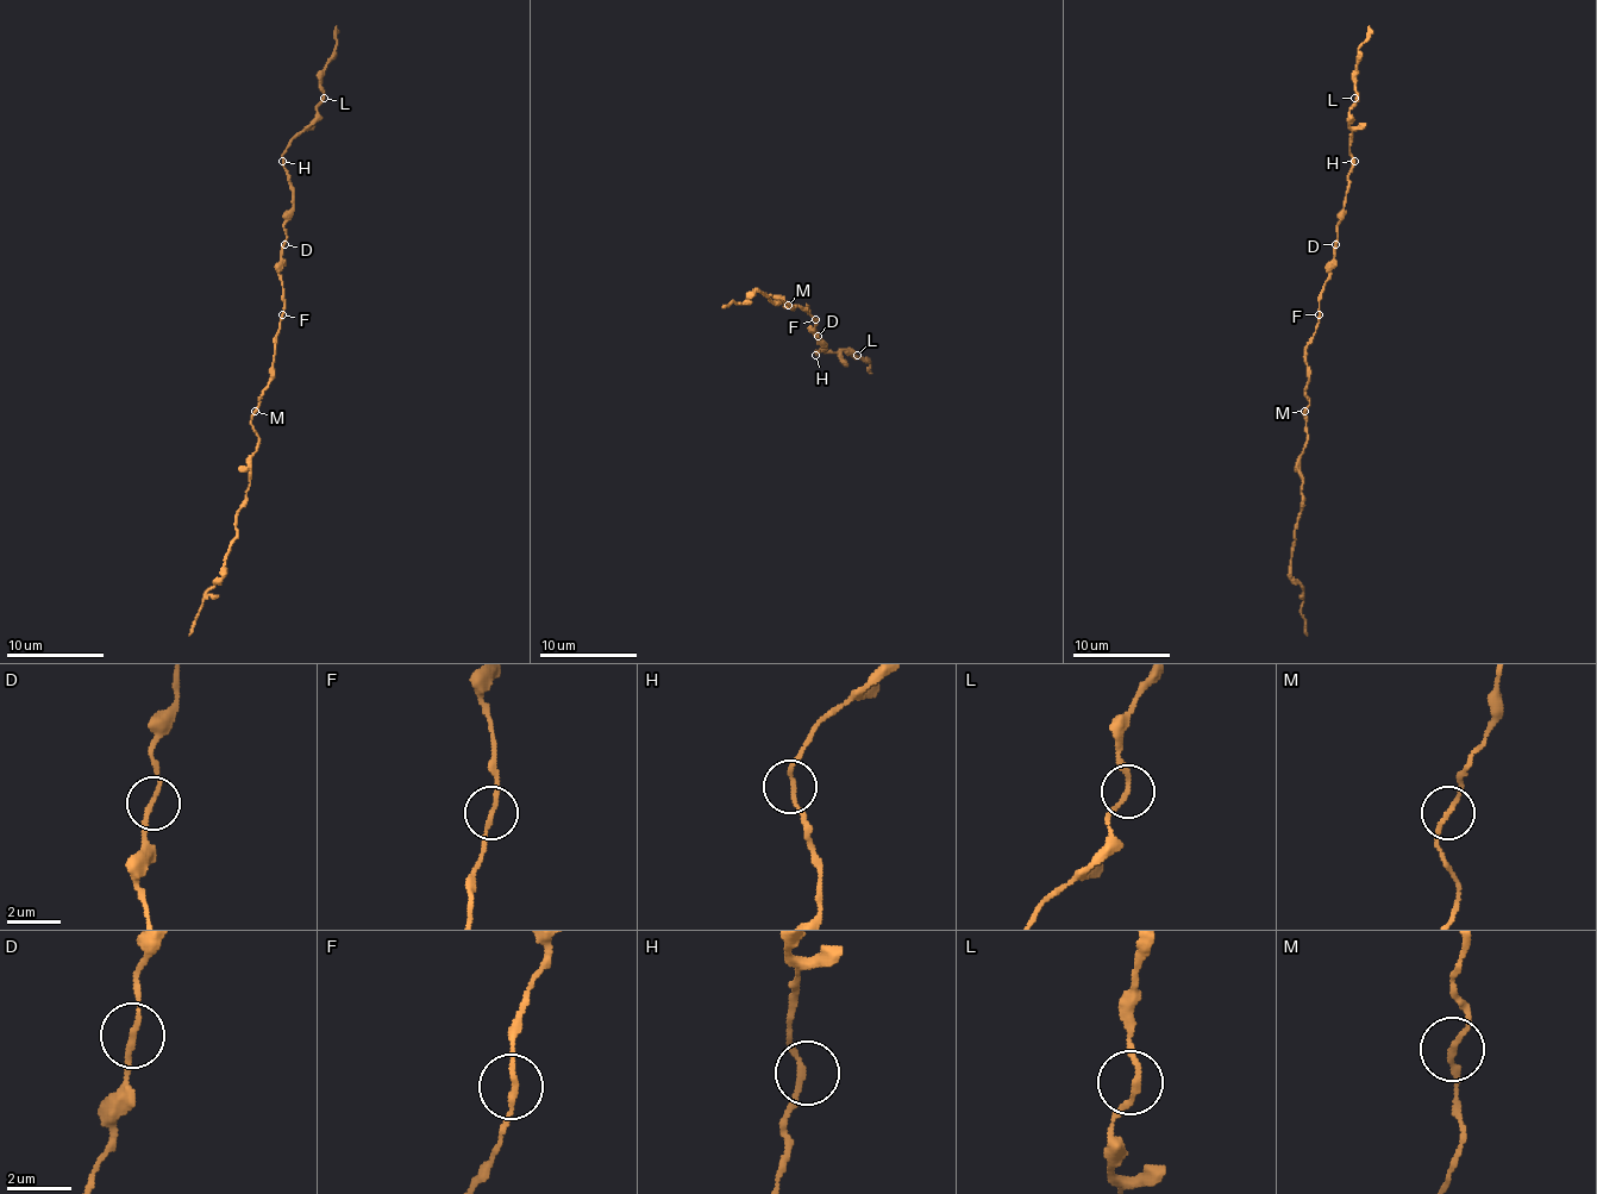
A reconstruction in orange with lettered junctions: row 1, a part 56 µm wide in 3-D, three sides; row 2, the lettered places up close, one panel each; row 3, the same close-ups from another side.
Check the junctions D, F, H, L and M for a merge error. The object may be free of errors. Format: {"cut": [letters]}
{"cut": []}

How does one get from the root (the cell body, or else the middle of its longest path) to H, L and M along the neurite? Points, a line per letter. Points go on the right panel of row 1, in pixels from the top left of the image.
H: (1314, 332), (1319, 322), (1319, 295), (1331, 273), (1347, 174), (1354, 161)
L: (1314, 332), (1319, 322), (1319, 295), (1331, 273), (1347, 174), (1352, 167), (1350, 107), (1354, 98)
M: (1314, 332), (1307, 347), (1309, 405), (1304, 412)

